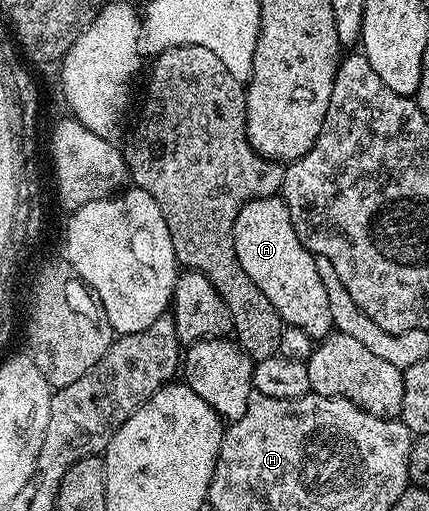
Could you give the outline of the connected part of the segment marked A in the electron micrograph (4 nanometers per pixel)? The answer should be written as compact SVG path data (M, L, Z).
M281 196L257 197L240 207L240 215L236 215L234 224L234 246L244 275L264 291L268 303L276 307L283 326L300 327L300 331L315 339L330 334L334 324L332 311L328 311L324 279L320 279L316 257L300 243L300 235L296 235L296 227L292 227L288 207Z

